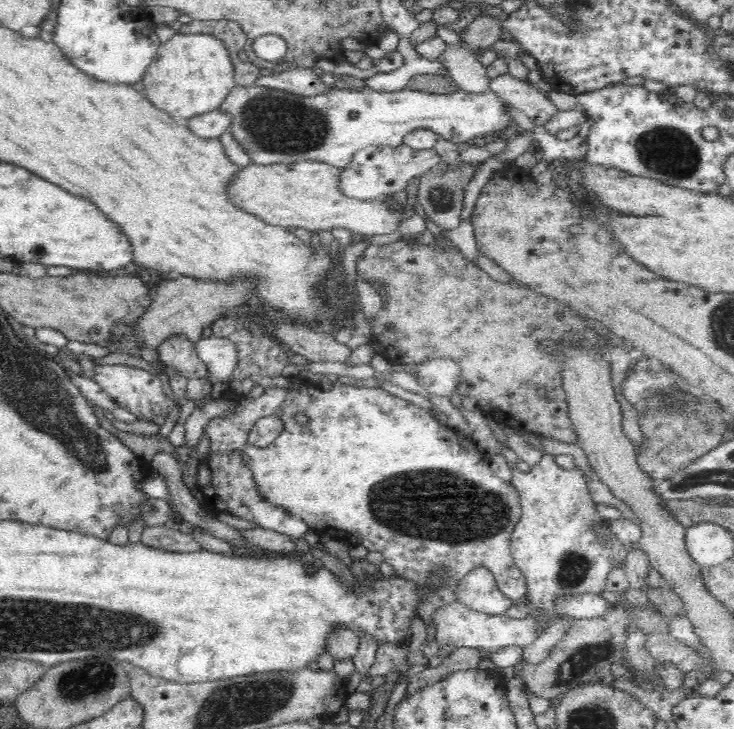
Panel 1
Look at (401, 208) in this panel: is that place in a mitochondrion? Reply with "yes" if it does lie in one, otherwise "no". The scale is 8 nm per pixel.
no

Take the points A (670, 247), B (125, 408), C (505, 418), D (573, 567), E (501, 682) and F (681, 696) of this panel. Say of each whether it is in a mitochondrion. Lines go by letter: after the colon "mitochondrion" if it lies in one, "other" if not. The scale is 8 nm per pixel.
A: other
B: other
C: other
D: mitochondrion
E: other
F: other

